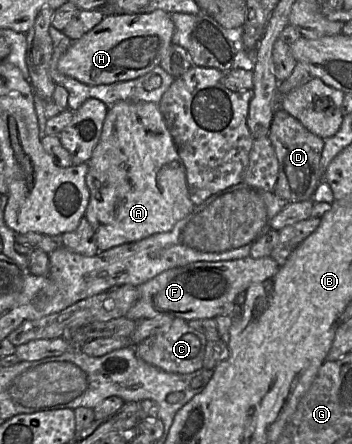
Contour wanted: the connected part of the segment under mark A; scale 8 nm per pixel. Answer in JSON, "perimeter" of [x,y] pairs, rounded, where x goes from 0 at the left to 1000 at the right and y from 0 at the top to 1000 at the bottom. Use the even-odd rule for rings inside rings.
{"perimeter":[[[335,227],[310,241],[281,318],[247,369],[256,446],[239,486],[267,516],[278,565],[474,523],[554,466],[534,439],[523,372],[443,232]]]}

